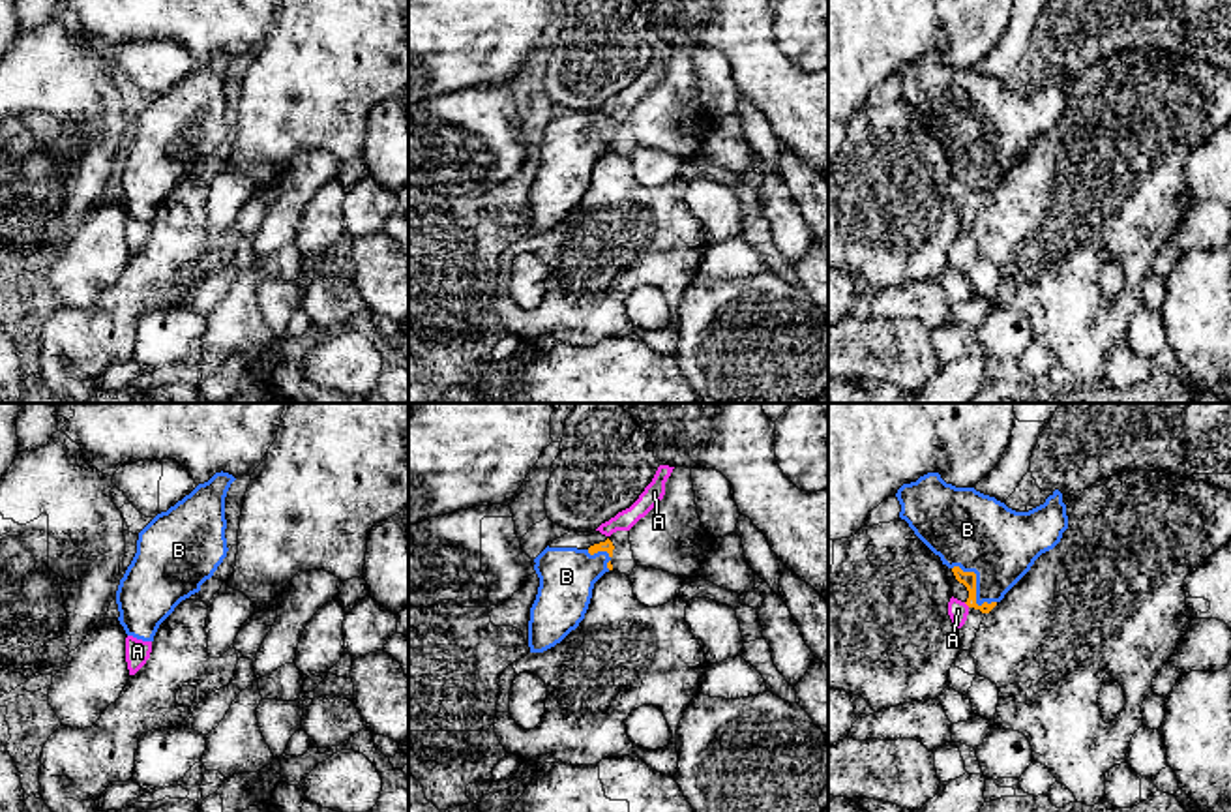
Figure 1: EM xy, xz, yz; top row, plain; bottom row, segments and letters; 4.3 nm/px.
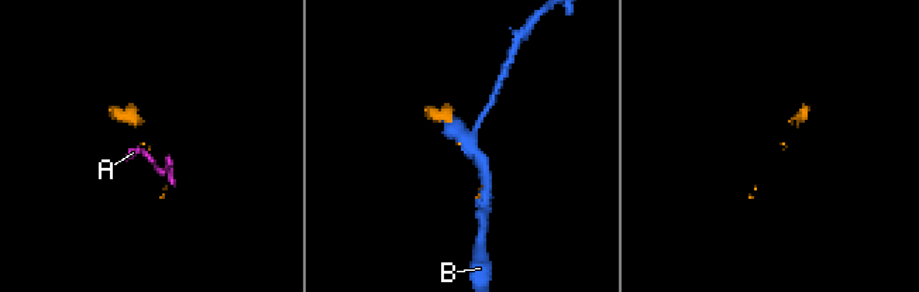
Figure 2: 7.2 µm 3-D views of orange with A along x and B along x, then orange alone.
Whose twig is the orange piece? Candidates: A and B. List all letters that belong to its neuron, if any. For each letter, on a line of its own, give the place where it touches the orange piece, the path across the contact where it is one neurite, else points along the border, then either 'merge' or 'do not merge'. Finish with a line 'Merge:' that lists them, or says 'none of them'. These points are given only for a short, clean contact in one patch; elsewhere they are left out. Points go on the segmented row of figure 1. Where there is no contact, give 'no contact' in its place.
A: contact yz (967, 604); border yz (964, 602), (969, 606); do not merge
B: contact yz (975, 587); merge
Merge: B

